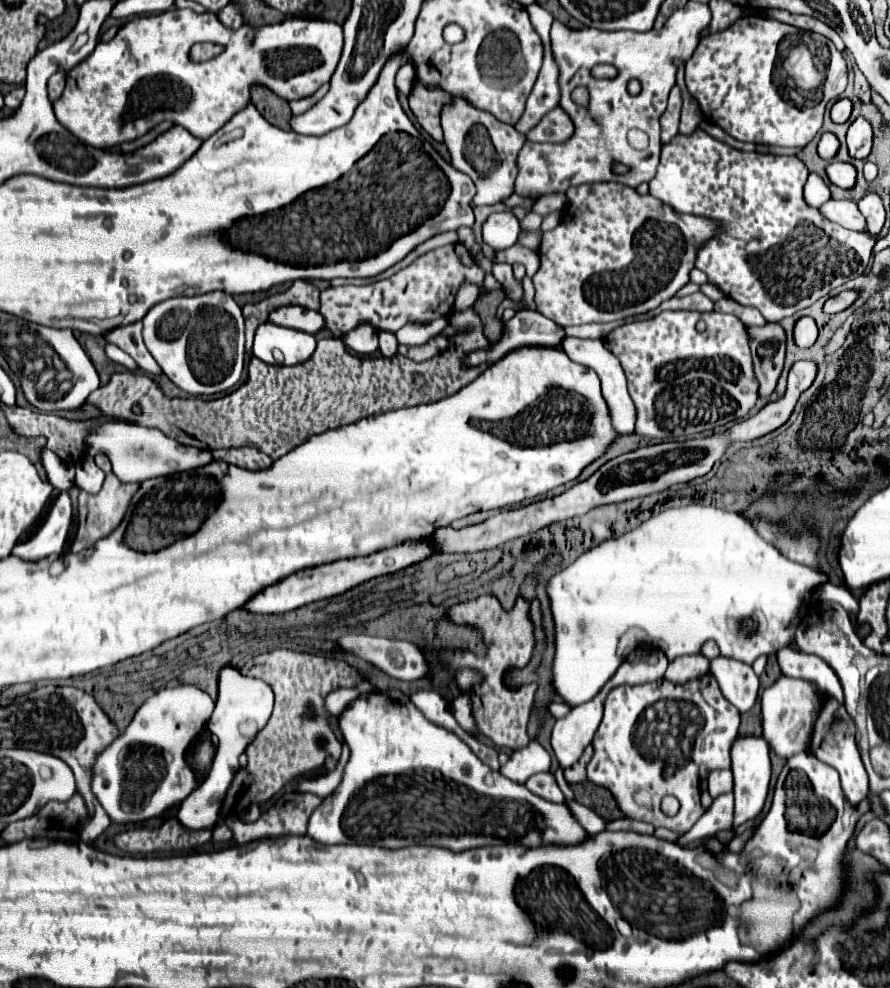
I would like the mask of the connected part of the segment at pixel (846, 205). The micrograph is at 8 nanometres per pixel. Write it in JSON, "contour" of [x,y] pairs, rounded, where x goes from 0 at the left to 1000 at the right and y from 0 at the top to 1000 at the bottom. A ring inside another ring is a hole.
{"contour":[[[931,202],[920,213],[934,225],[945,227],[947,231],[954,231],[954,233],[961,233],[961,235],[974,235],[972,219],[965,215],[963,206],[956,204],[956,202]]]}

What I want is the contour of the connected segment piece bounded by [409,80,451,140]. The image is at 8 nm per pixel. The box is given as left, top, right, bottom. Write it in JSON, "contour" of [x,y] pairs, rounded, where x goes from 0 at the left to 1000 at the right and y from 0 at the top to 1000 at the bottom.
{"contour":[[[466,81],[462,95],[460,95],[460,109],[466,115],[469,123],[475,128],[478,134],[482,134],[489,142],[498,142],[496,126],[493,126],[493,113],[496,105],[502,105],[507,99],[496,89],[478,87],[475,83]]]}

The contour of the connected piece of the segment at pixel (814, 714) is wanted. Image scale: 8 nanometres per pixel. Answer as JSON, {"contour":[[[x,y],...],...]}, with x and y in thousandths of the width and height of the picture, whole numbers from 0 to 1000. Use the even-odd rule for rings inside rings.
{"contour":[[[878,684],[869,694],[860,696],[855,702],[857,747],[880,767],[889,767],[898,761],[904,761],[911,753],[913,737],[922,723],[925,711],[927,711],[927,702],[918,696],[918,692],[913,692],[909,688]]]}

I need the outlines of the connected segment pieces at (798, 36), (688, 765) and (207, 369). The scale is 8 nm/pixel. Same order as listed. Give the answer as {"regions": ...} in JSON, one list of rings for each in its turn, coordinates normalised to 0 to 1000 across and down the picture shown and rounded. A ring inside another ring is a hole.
{"regions":[[[[835,16],[830,18],[826,24],[821,24],[819,28],[803,32],[803,34],[794,34],[792,38],[788,38],[783,53],[779,53],[779,57],[772,61],[770,65],[770,85],[776,93],[776,97],[785,103],[788,113],[792,115],[794,121],[799,121],[801,126],[806,126],[808,130],[812,130],[817,136],[821,136],[828,142],[835,144],[846,144],[846,146],[873,146],[873,148],[907,148],[916,136],[920,134],[922,126],[925,126],[925,113],[931,101],[938,101],[945,97],[945,93],[952,87],[952,65],[949,59],[945,57],[945,53],[936,47],[934,40],[929,40],[922,34],[916,32],[907,32],[866,18],[857,18],[857,16]]],[[[797,682],[772,692],[738,688],[722,694],[693,694],[680,709],[680,723],[666,747],[669,763],[660,773],[660,787],[666,794],[687,800],[704,828],[729,832],[736,838],[747,836],[758,842],[772,842],[801,812],[794,802],[797,781],[806,777],[821,777],[819,761],[828,747],[828,739],[830,721],[815,709],[815,704],[810,704],[806,690]],[[747,806],[758,806],[763,810],[765,818],[758,826],[745,824],[743,810]]],[[[237,296],[217,302],[190,302],[161,322],[161,344],[183,379],[215,401],[239,401],[262,393],[273,374],[273,318],[262,300]]]]}

